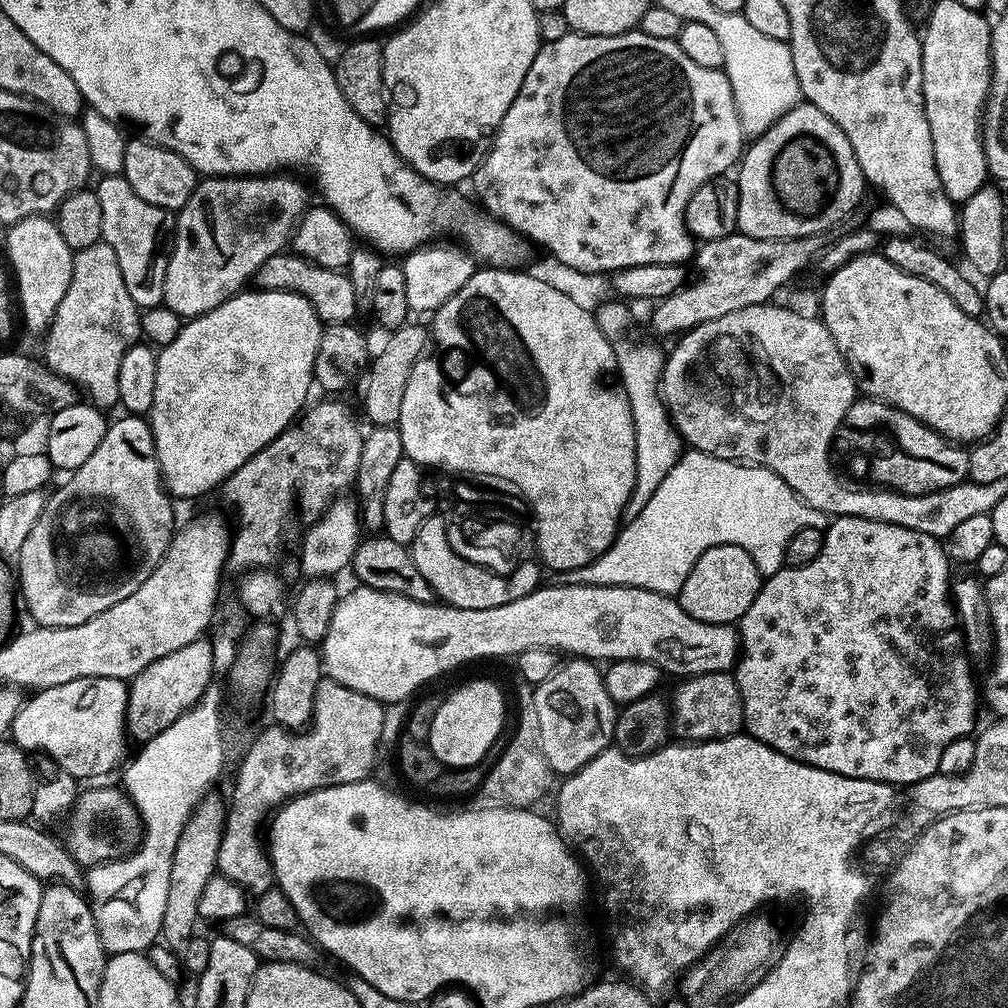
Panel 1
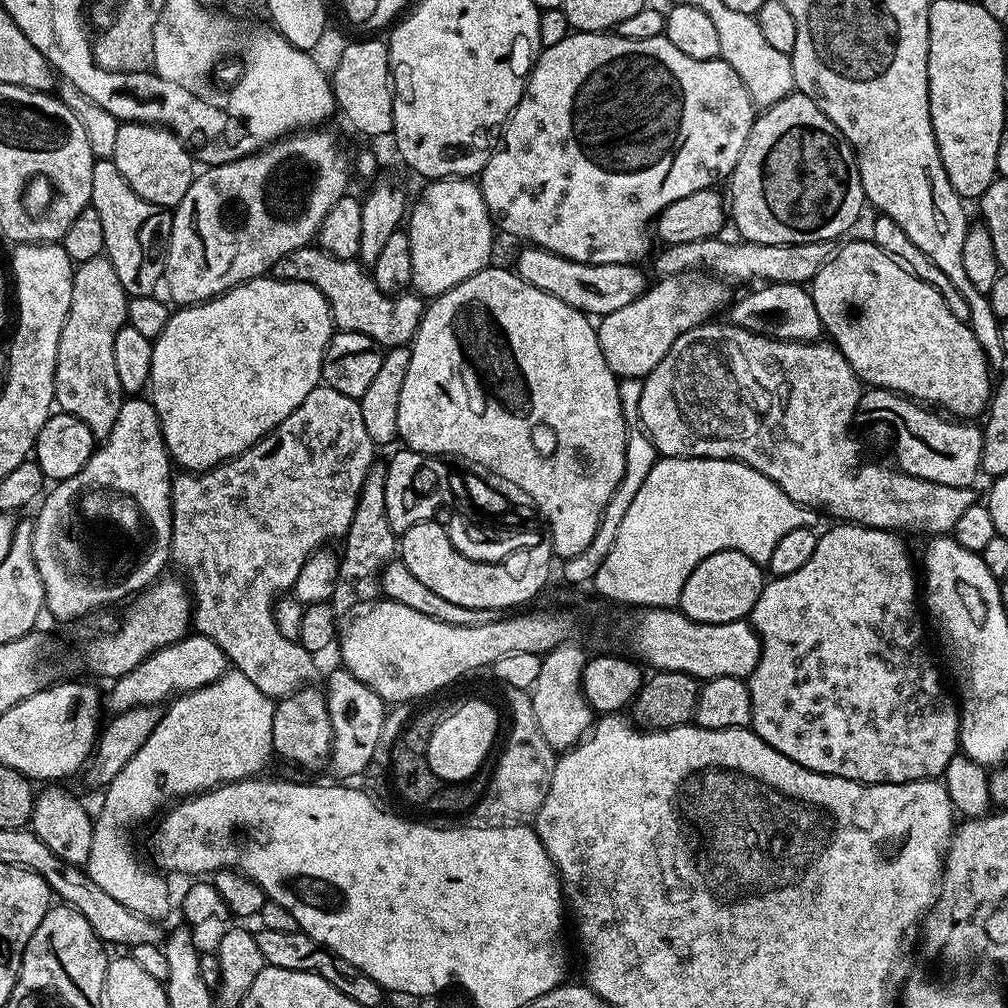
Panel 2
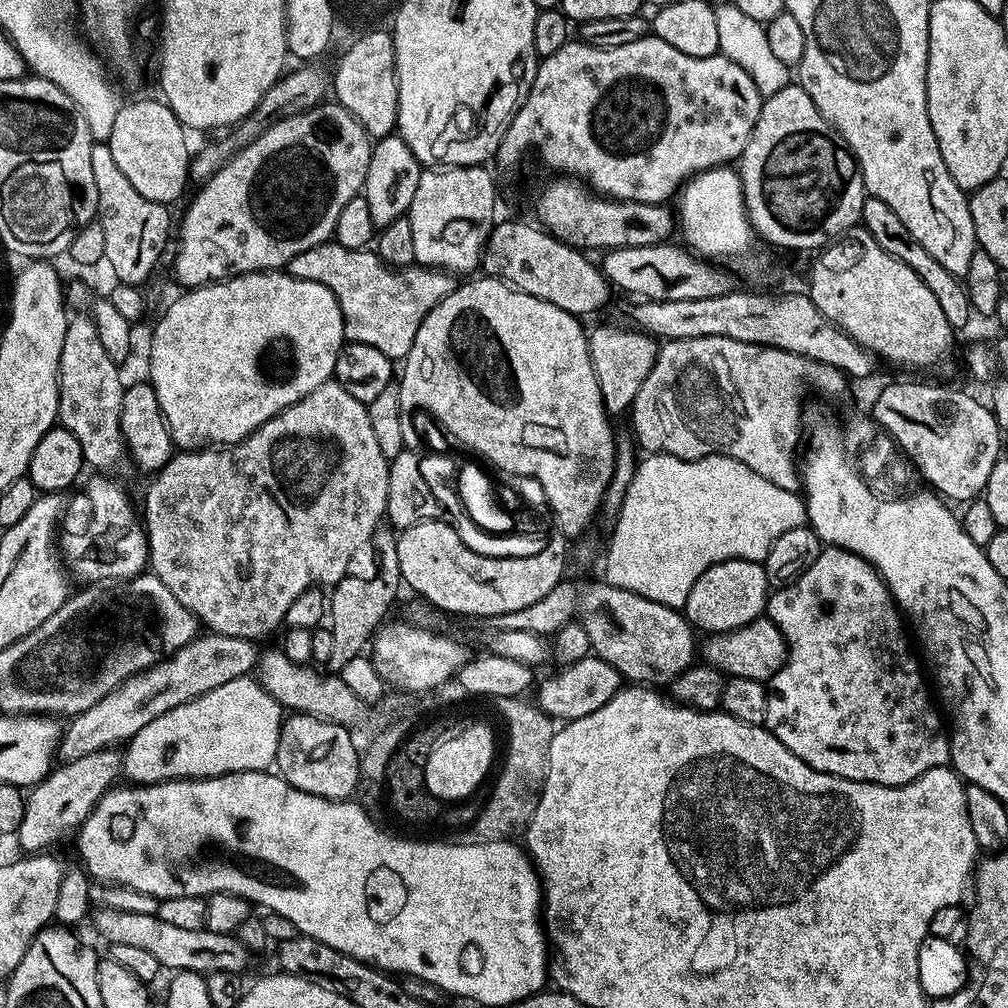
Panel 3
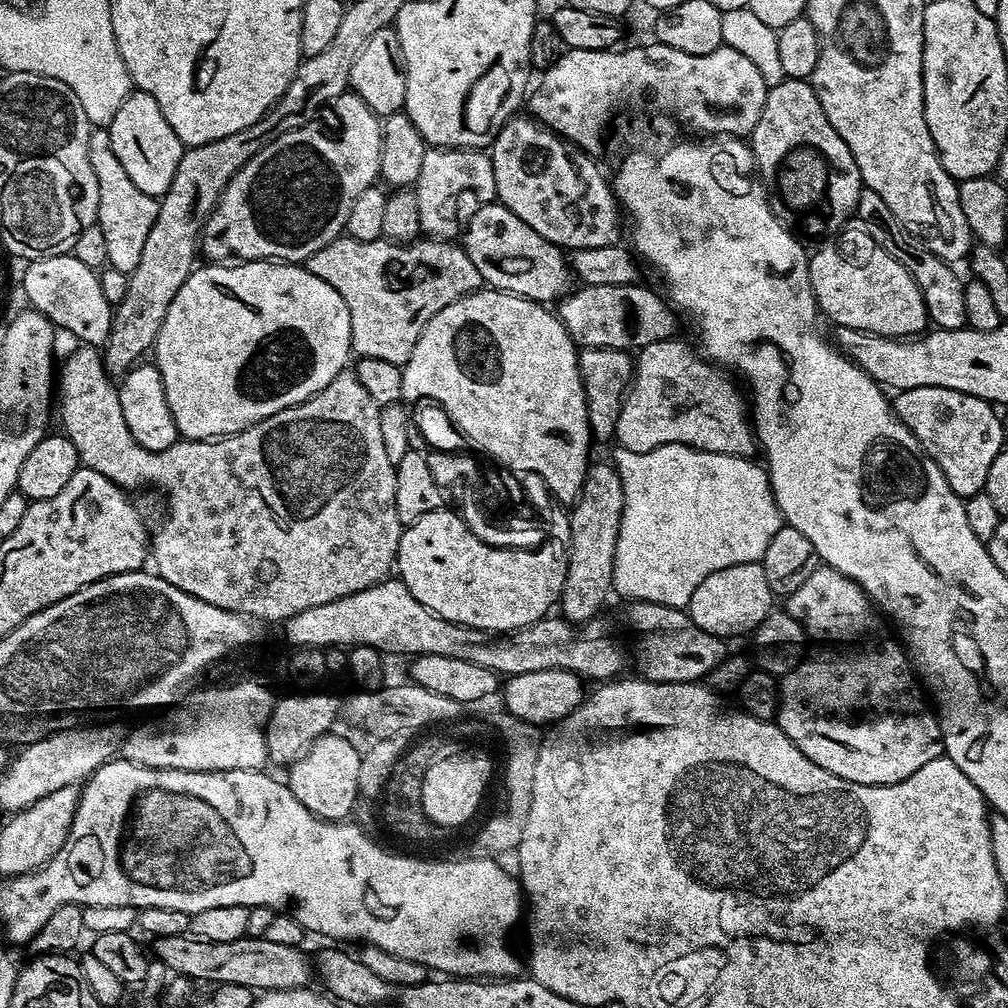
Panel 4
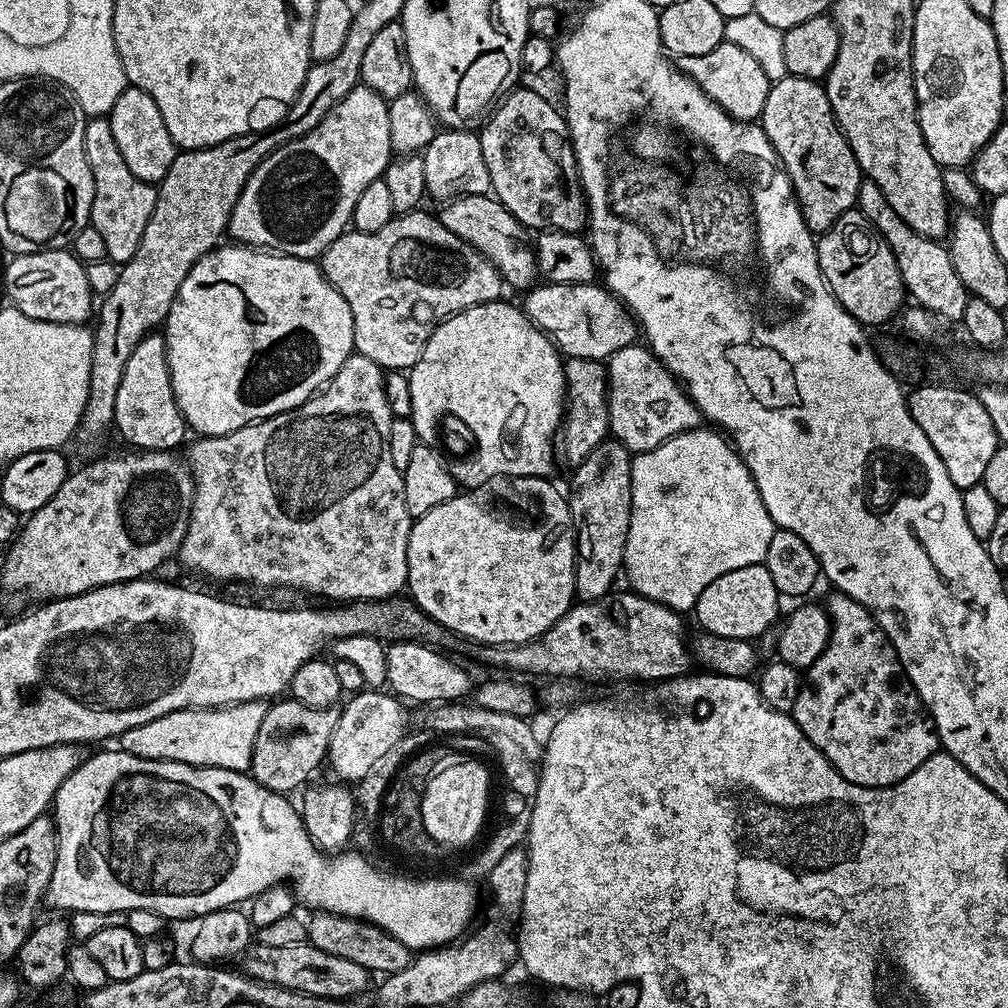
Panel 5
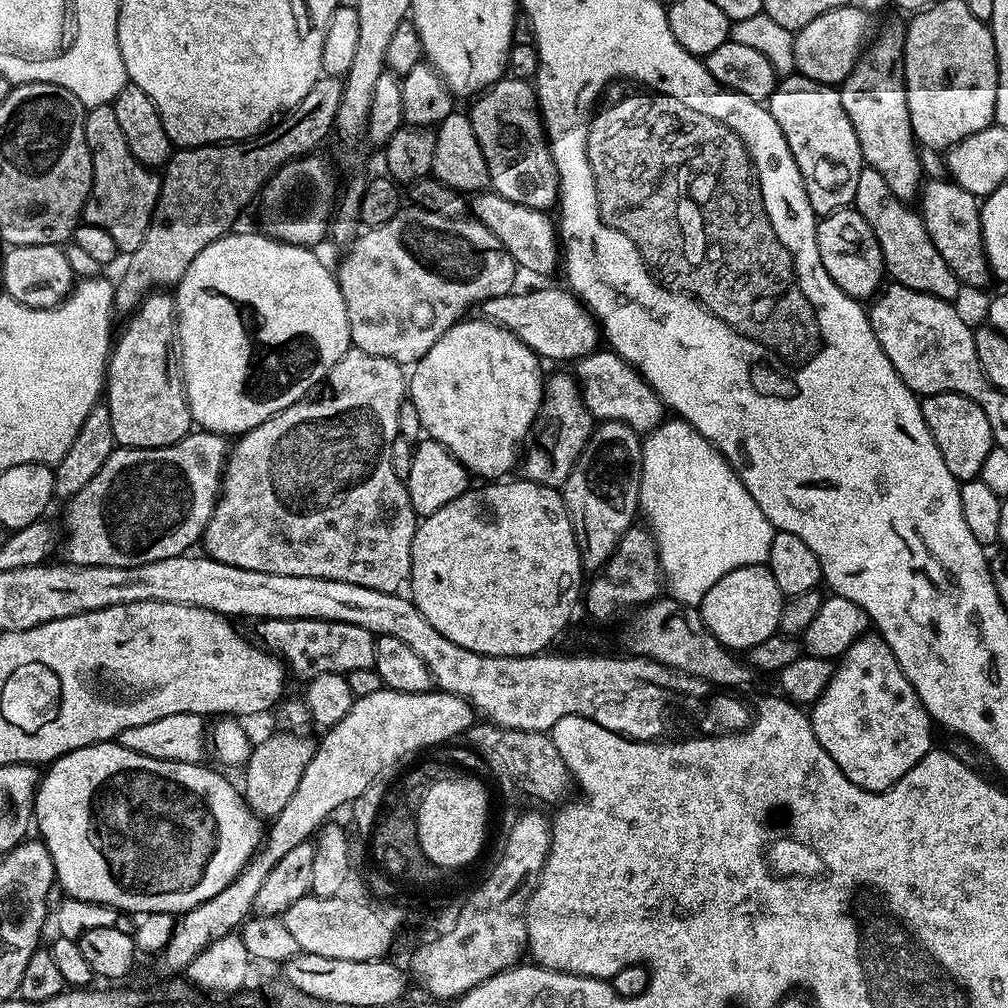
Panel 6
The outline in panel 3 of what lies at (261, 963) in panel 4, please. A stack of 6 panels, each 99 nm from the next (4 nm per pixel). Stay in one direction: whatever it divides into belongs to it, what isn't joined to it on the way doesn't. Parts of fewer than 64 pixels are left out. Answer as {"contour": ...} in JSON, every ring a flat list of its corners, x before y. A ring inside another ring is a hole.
{"contour":[[103,907,91,913,90,924,92,920,97,934,105,940,105,945,134,946,137,950,146,950,151,956,158,958,161,969,201,974,218,970,243,973,248,964,250,950,240,940,239,935,218,934,205,927,186,930,173,926,170,922,162,922,156,912,127,912,121,908]]}

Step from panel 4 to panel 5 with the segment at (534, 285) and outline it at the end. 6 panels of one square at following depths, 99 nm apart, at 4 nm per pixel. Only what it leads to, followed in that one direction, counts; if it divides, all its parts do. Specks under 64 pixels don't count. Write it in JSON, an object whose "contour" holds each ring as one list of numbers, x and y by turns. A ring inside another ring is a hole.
{"contour":[[461,194,445,203,438,219,450,234,458,234,462,242,478,249,492,265,500,271,500,279,509,289,527,290,533,287,537,279,536,253,533,245,520,240,526,235,526,229,502,206,492,194]]}

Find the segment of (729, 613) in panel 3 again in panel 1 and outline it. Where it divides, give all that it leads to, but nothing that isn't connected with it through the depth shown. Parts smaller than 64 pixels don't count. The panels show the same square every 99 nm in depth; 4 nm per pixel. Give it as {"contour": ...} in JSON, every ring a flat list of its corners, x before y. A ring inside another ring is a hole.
{"contour":[[719,544,706,550,694,562,688,575,684,577,684,585,678,593,678,603,690,618,698,618,707,624,735,625,742,614,754,602,760,593,762,577,754,566,750,554,742,550,742,546]]}

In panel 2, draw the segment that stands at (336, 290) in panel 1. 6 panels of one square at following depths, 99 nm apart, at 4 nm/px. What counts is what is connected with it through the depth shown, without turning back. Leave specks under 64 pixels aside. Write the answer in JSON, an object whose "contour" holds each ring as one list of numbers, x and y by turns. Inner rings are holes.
{"contour":[[319,246,294,250,273,266,271,275,285,282,302,282,314,286,328,300,333,325,339,331,364,334,388,350,407,345,416,335,416,328,424,316,426,304,419,295,392,295,378,290,364,264,332,256]]}

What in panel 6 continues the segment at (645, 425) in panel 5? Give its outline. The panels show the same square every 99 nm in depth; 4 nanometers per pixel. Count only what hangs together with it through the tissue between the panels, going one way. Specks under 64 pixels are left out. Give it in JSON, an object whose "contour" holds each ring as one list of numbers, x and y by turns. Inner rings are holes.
{"contour":[[597,350,589,356,581,356,575,361,574,375,593,421,617,420,636,432,647,434,665,419,666,409,660,395,617,352]]}

